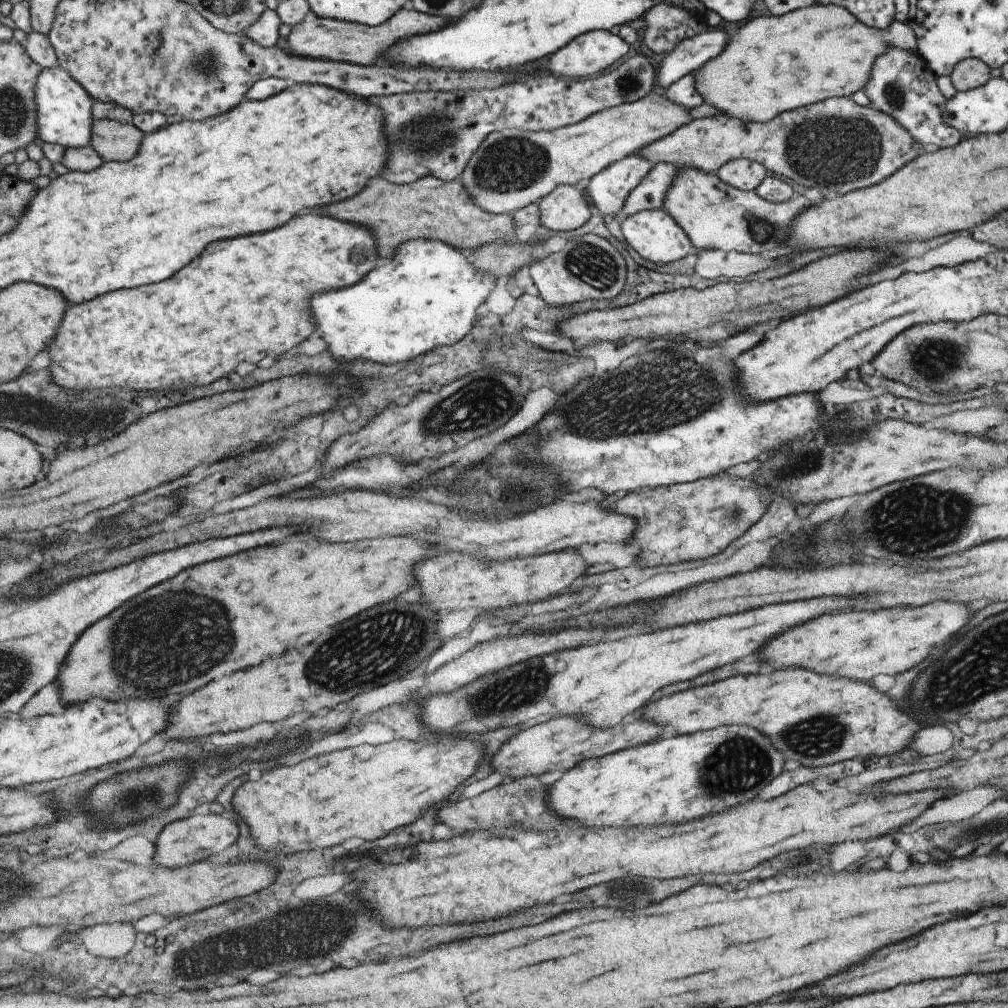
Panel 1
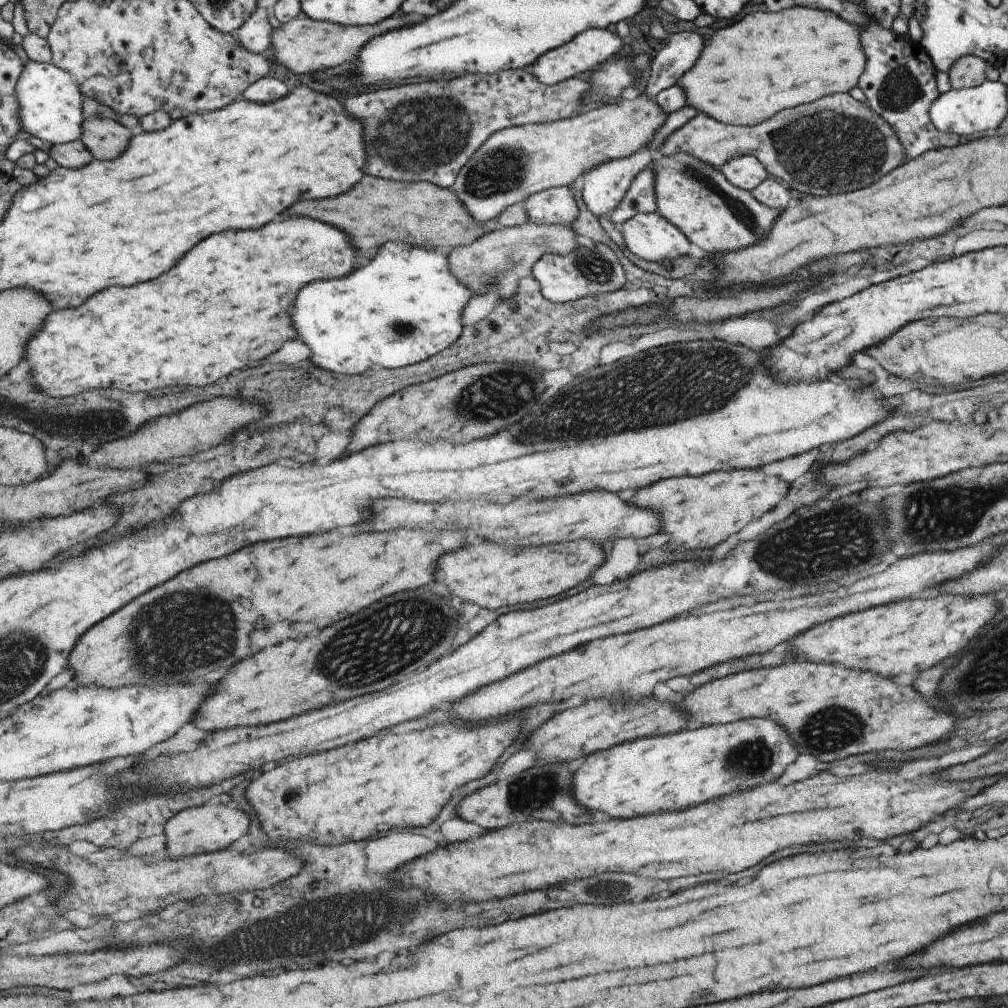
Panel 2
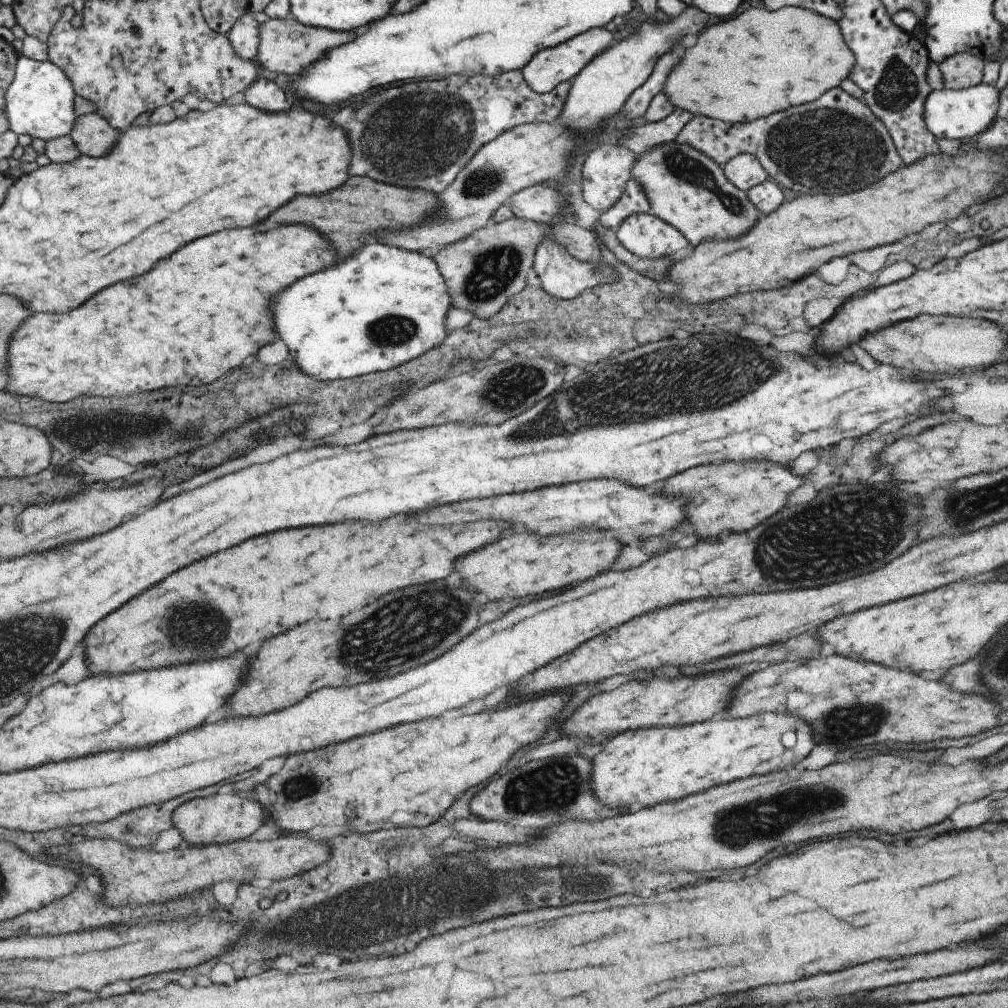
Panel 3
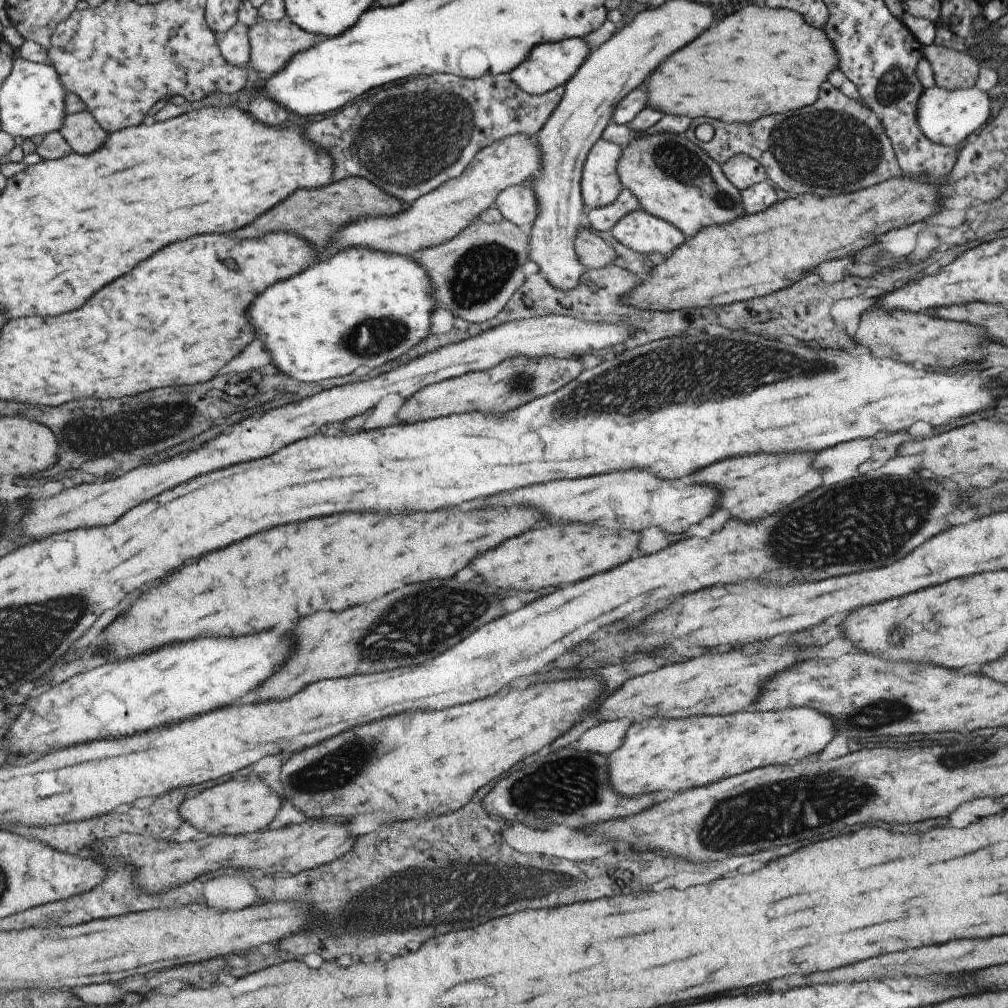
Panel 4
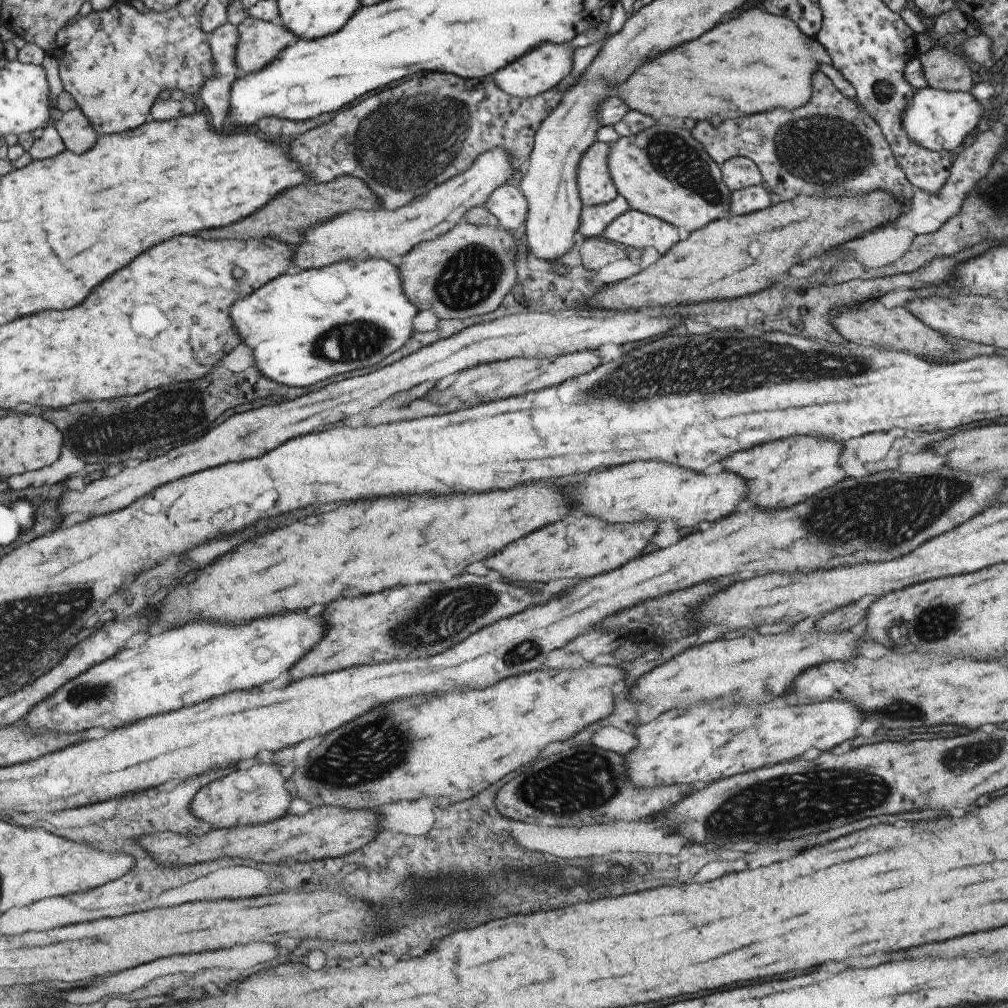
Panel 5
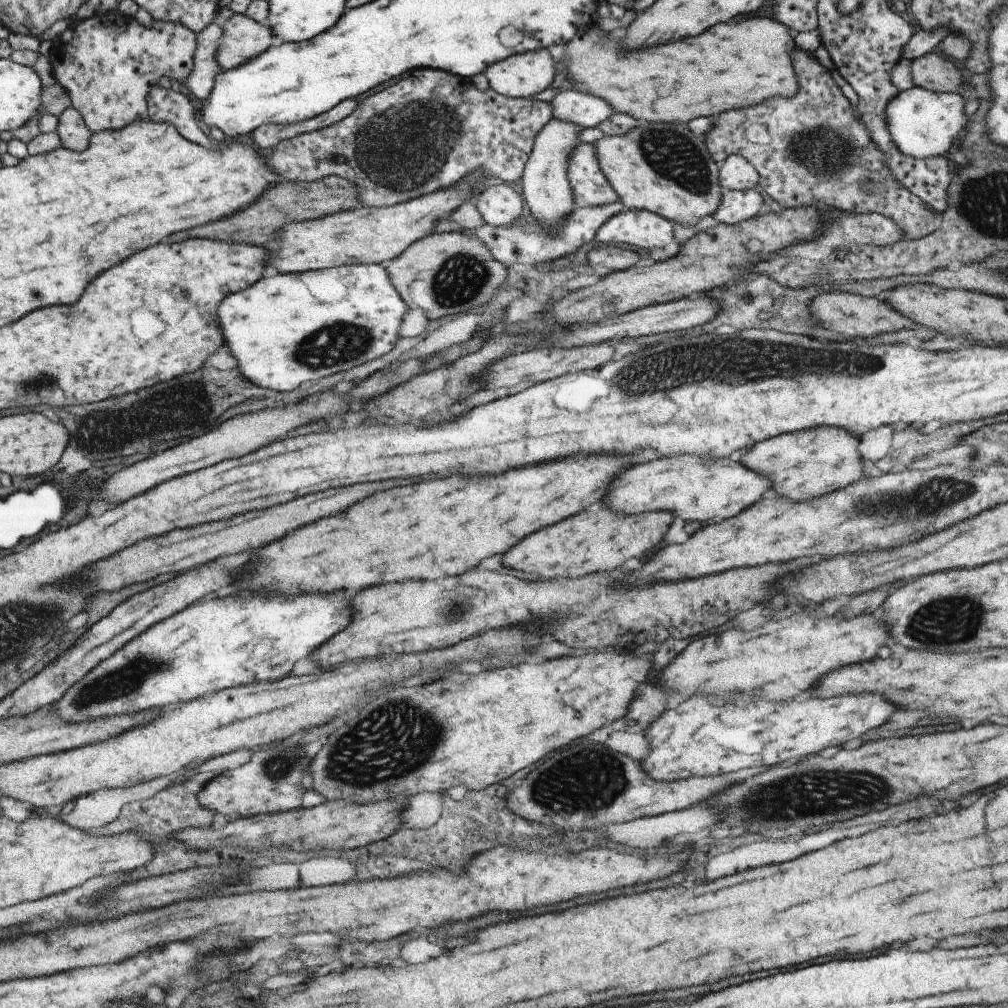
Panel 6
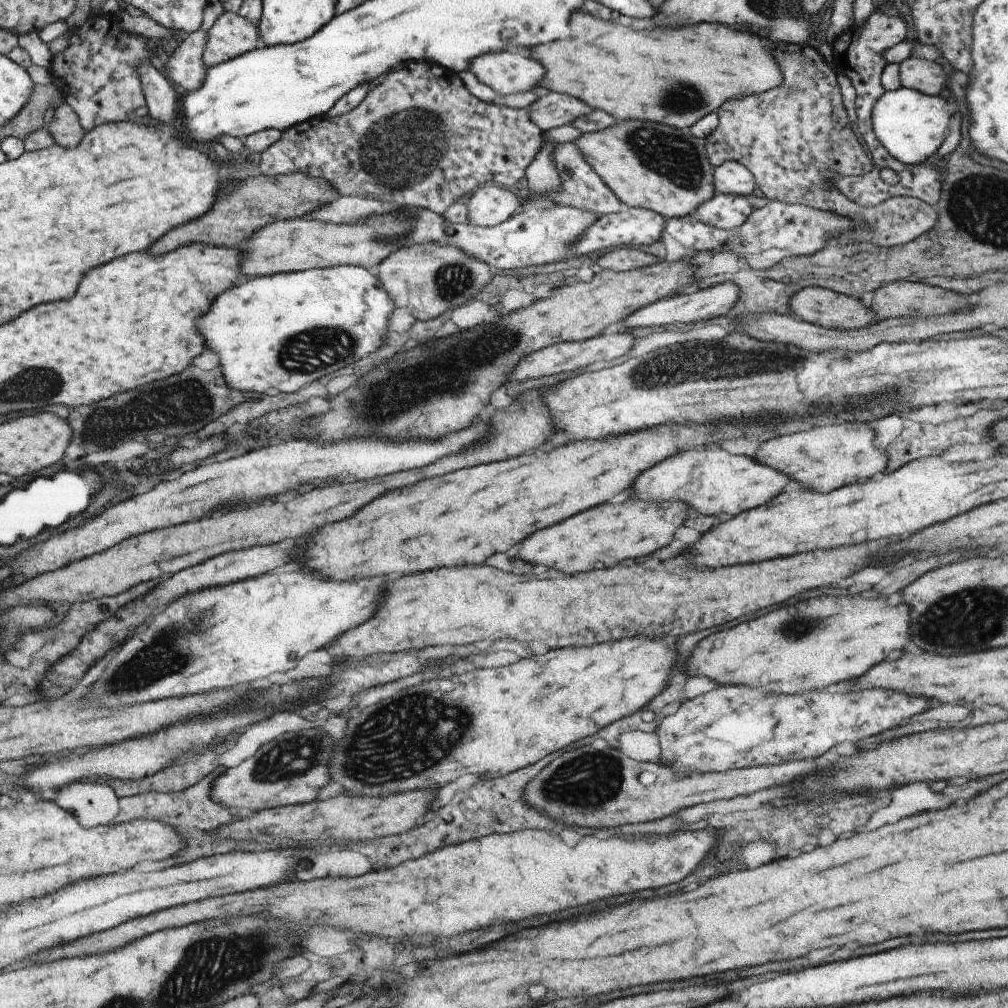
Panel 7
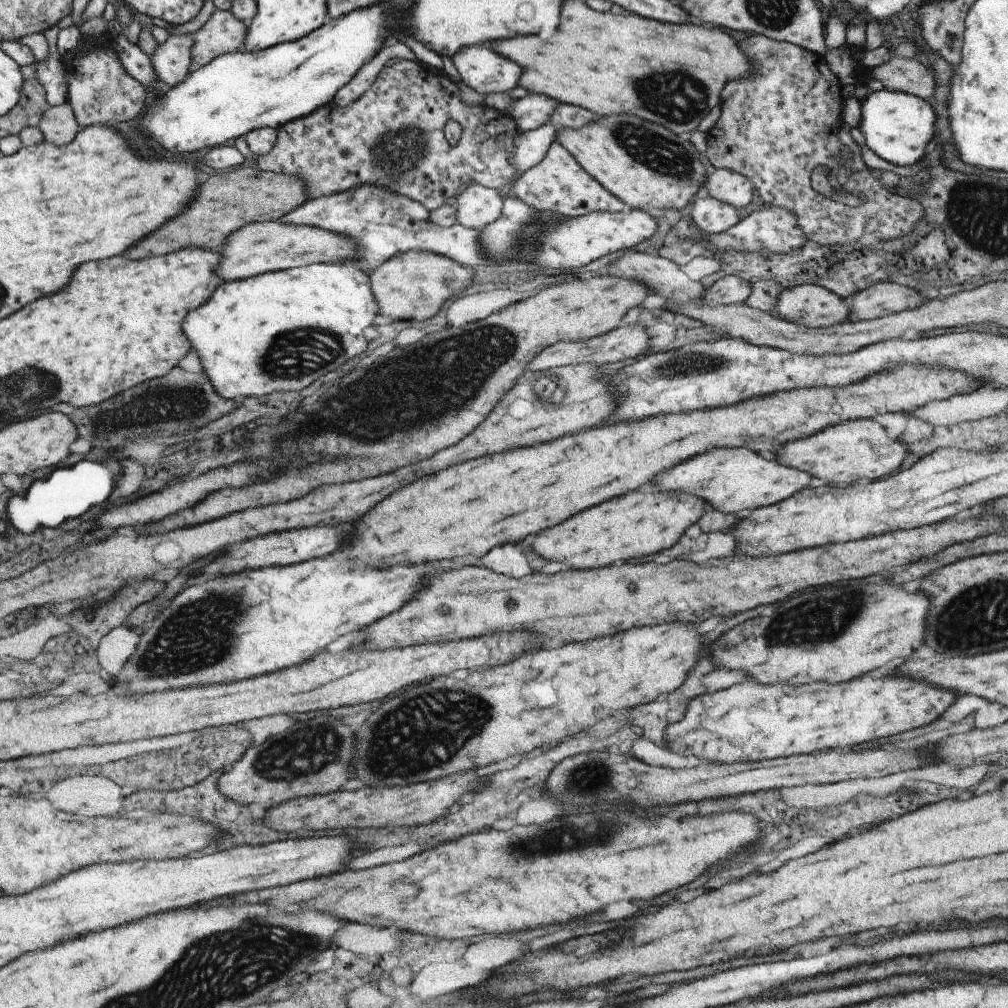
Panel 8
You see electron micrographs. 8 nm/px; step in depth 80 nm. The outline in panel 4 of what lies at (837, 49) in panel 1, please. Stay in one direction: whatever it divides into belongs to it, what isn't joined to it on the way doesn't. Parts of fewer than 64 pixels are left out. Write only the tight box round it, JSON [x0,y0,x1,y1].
[640,6,838,123]

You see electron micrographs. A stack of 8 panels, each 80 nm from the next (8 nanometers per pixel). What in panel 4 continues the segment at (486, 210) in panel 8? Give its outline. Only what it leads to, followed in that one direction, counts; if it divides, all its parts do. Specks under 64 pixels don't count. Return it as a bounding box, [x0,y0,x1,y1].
[493,185,538,233]

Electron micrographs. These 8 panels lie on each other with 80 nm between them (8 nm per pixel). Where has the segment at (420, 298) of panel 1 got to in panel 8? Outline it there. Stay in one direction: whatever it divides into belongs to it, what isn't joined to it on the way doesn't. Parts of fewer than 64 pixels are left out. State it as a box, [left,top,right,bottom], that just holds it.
[181,262,378,399]

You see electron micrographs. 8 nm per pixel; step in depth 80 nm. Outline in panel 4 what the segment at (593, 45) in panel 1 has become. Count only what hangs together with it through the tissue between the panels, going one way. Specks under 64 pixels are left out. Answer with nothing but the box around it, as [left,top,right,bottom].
[508,38,590,95]

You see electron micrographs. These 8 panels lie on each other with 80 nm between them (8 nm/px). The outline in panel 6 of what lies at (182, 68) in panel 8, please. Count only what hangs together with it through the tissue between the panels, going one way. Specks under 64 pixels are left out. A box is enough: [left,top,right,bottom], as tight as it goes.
[183,22,223,103]

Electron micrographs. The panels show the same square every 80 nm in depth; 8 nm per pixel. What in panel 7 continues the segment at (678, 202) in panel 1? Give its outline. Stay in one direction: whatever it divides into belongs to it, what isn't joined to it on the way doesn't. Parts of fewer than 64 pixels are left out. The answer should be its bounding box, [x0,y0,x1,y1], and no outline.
[572,119,717,219]

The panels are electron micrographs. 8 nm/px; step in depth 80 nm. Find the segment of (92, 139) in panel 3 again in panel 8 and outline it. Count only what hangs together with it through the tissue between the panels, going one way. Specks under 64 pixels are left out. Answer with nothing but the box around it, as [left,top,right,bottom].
[39,102,82,146]

